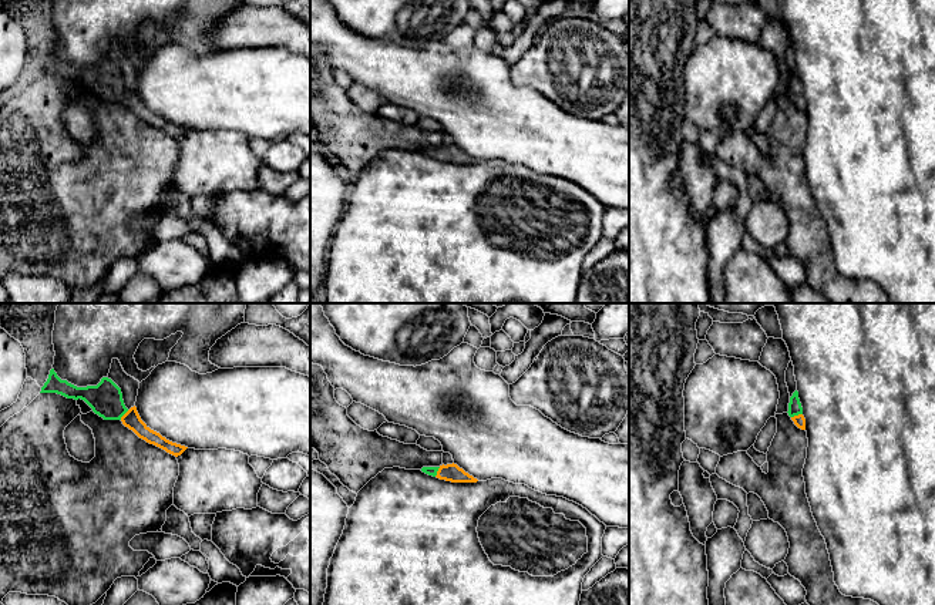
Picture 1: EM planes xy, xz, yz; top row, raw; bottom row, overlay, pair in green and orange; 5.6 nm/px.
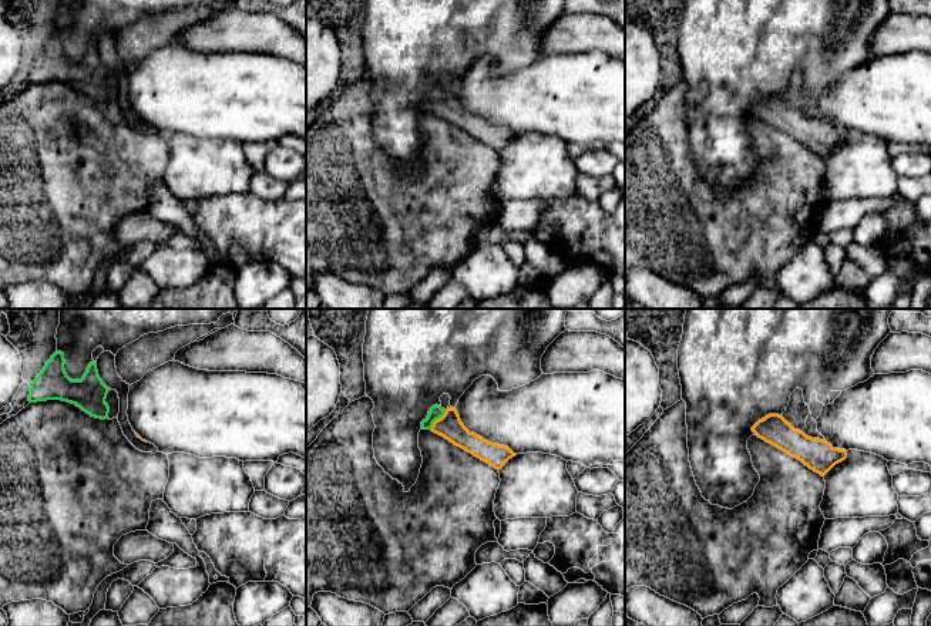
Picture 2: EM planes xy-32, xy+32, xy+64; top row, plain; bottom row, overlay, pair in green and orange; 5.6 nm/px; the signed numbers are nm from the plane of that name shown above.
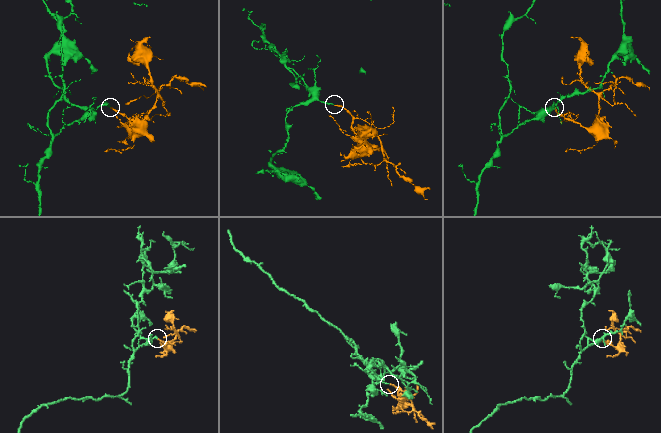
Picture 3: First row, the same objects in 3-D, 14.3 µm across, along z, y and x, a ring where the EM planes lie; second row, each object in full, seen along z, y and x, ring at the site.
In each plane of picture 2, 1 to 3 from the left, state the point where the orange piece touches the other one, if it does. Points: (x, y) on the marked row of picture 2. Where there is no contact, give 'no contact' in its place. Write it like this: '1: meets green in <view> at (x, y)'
1: no contact
2: meets green in xy+32 at (437, 418)
3: no contact

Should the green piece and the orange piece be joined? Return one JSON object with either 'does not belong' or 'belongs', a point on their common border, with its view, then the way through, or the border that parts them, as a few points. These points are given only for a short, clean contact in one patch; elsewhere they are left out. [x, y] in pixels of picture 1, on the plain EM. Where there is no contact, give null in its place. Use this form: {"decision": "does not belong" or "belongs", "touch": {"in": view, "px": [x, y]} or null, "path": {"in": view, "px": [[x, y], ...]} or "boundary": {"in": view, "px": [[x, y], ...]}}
{"decision": "belongs", "touch": {"in": "yz", "px": [796, 96]}, "path": {"in": "yz", "px": [[794, 87], [796, 96], [799, 101]]}}

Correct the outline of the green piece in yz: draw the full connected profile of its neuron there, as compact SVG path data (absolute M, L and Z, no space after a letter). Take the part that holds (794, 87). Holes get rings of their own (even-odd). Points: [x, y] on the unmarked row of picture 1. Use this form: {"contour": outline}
{"contour": "M797 71L790 78L787 94L798 110L805 111L805 100L803 97L803 88L801 88Z"}

